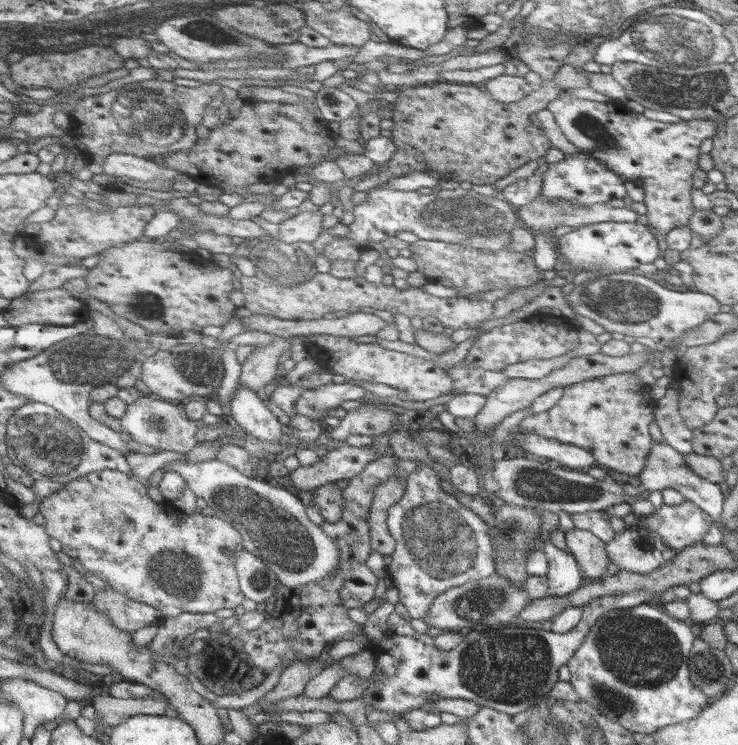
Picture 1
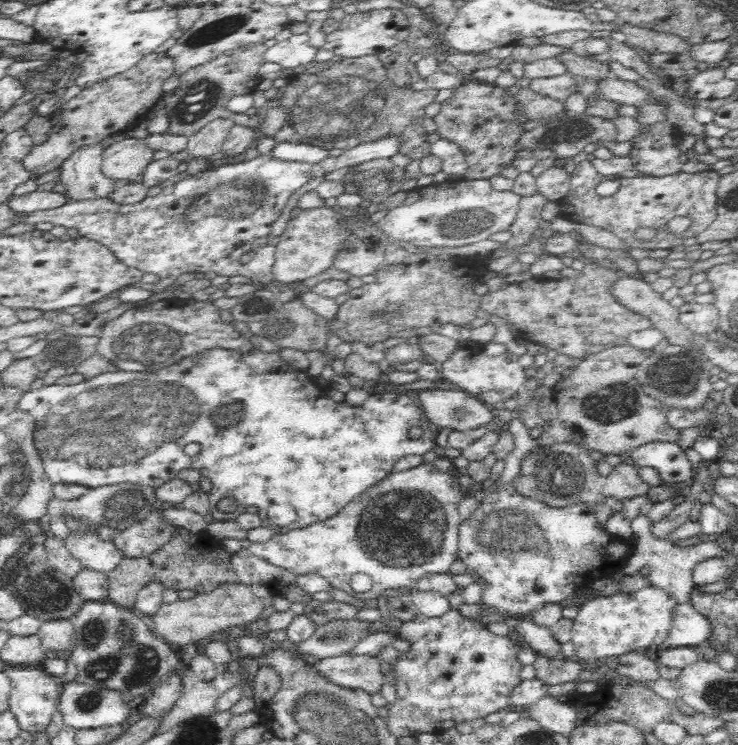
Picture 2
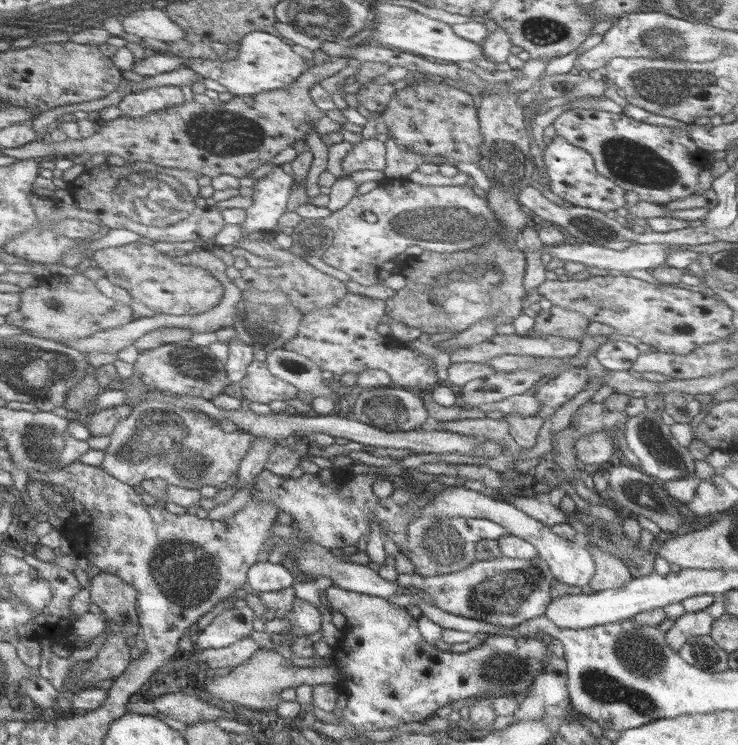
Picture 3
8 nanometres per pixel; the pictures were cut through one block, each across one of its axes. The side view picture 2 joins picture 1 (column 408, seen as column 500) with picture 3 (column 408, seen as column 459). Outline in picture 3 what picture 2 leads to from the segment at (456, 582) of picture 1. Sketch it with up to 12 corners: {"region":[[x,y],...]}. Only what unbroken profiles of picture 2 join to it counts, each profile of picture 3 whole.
{"region":[[485,518],[408,524],[406,550],[423,577],[474,564],[476,545],[506,535]]}

